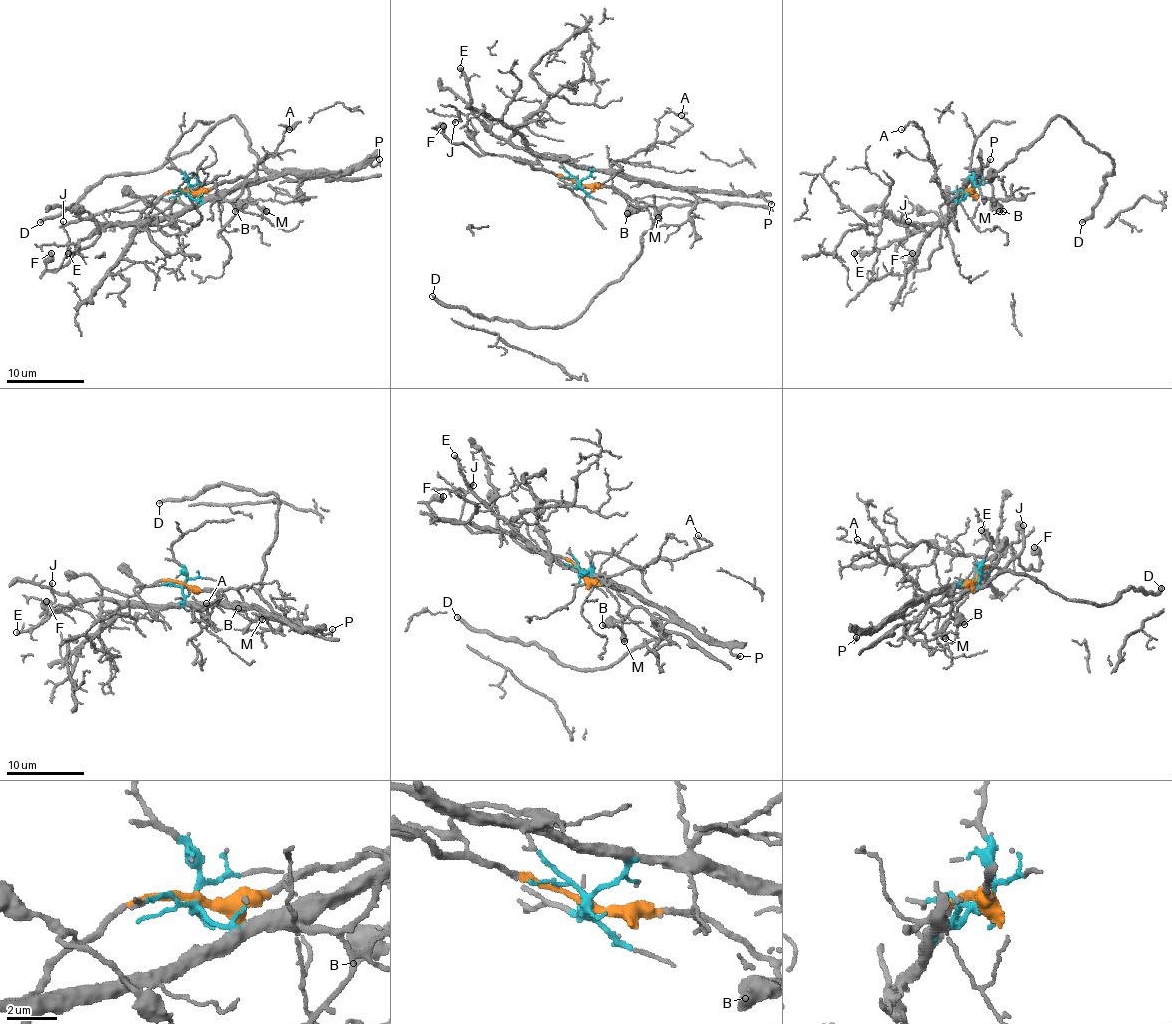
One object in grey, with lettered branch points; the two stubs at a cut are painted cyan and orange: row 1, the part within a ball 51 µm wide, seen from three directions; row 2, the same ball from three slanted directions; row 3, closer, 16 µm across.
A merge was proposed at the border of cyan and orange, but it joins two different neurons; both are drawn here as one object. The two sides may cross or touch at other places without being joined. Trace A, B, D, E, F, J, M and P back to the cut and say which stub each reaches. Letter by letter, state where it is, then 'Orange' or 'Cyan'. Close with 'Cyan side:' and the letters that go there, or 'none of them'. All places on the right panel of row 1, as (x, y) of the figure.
A: Place: (901, 129). Cyan
B: Place: (999, 211). Orange
D: Place: (1082, 222). Orange
E: Place: (854, 253). Cyan
F: Place: (912, 253). Orange
J: Place: (908, 221). Cyan
M: Place: (1003, 211). Orange
P: Place: (990, 159). Cyan
Cyan side: A, E, J, P

